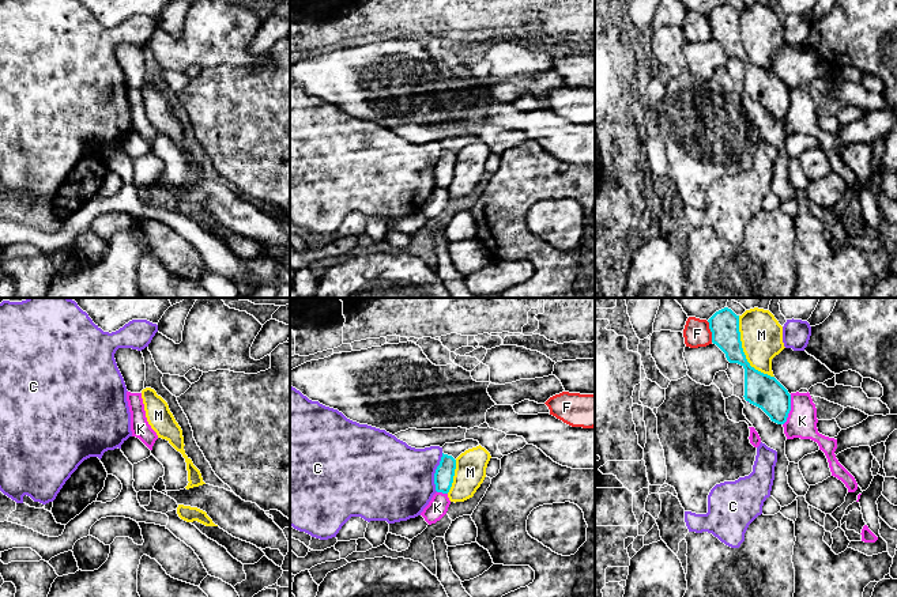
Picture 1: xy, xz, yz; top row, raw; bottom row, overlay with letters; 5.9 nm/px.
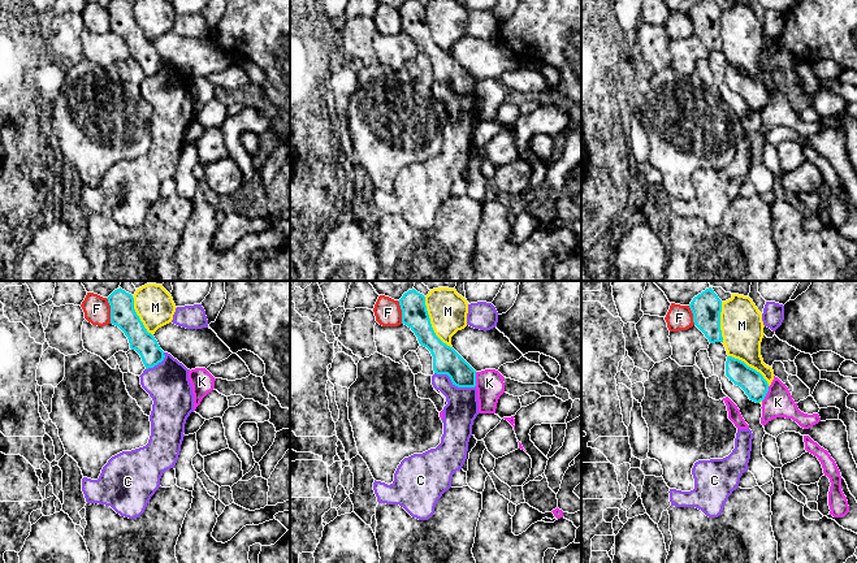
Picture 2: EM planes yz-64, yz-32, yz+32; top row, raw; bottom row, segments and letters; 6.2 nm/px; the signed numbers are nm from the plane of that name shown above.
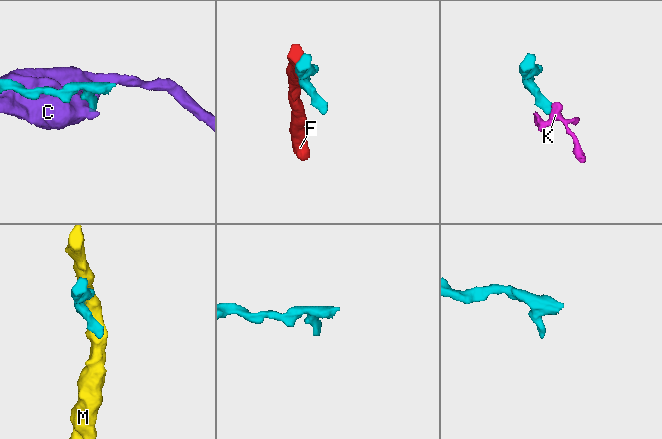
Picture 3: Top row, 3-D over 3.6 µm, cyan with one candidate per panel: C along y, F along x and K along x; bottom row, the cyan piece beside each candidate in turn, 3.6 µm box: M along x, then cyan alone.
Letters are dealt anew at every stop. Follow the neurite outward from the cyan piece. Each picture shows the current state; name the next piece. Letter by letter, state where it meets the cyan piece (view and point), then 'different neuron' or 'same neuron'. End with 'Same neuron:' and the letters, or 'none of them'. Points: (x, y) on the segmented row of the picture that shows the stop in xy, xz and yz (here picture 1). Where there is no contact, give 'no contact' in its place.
C: xz (436, 472) | different neuron
F: yz (711, 331) | different neuron
K: yz (790, 410) | different neuron
M: yz (743, 352) | different neuron
Same neuron: none of them

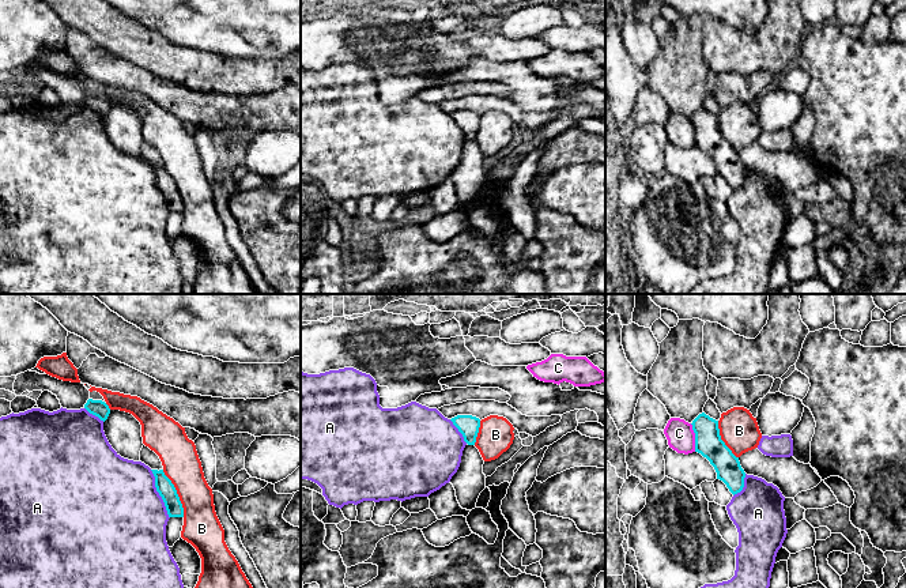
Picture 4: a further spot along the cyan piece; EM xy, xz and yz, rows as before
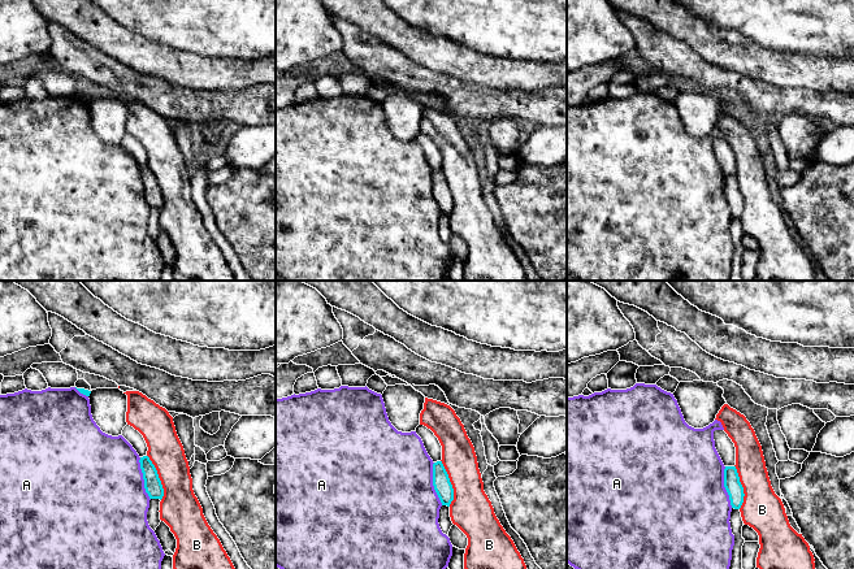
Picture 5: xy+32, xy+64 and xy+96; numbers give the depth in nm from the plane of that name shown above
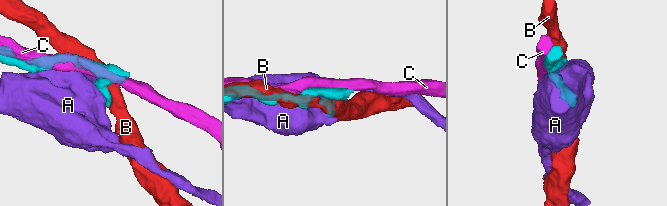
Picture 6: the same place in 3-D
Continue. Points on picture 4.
A: xy (159, 494) | different neuron
B: xy (176, 493) | different neuron
C: yz (695, 437) | different neuron
Same neuron: none of them

